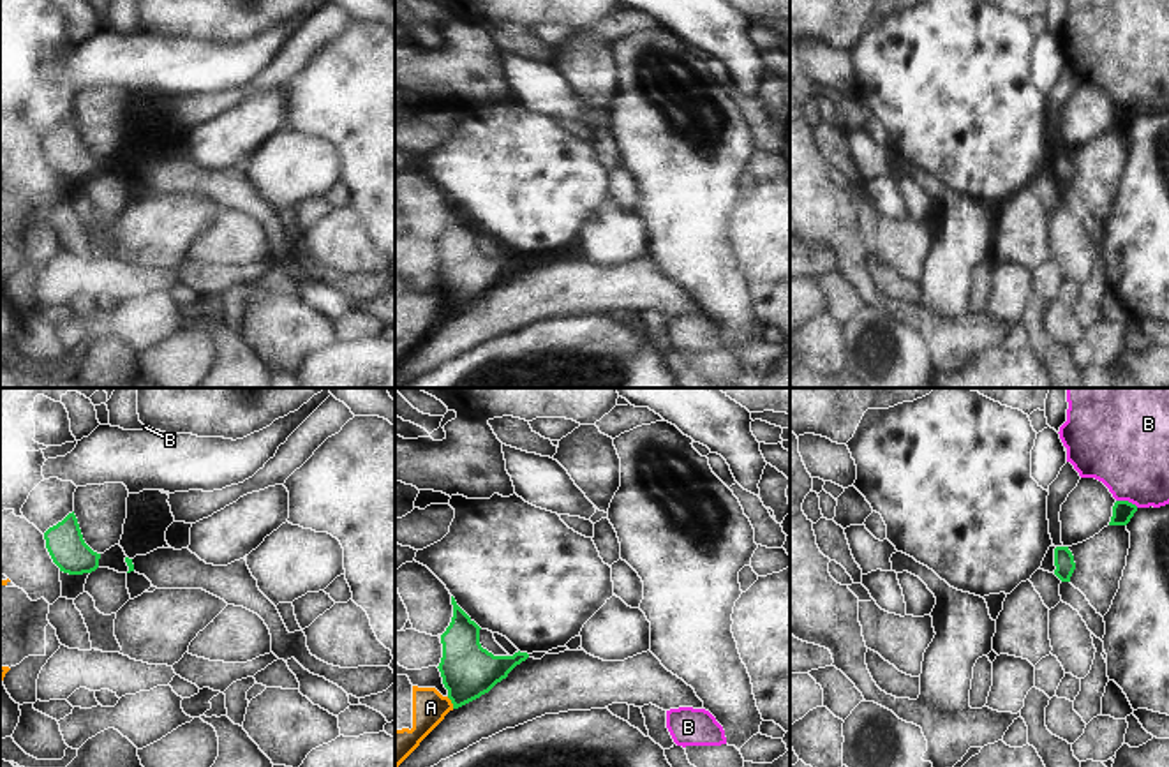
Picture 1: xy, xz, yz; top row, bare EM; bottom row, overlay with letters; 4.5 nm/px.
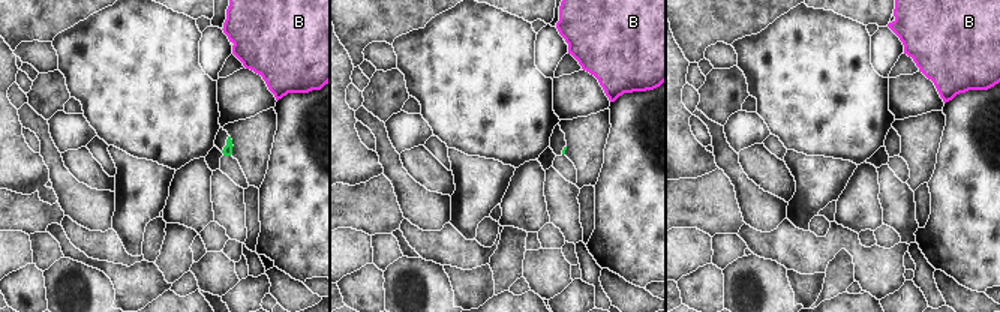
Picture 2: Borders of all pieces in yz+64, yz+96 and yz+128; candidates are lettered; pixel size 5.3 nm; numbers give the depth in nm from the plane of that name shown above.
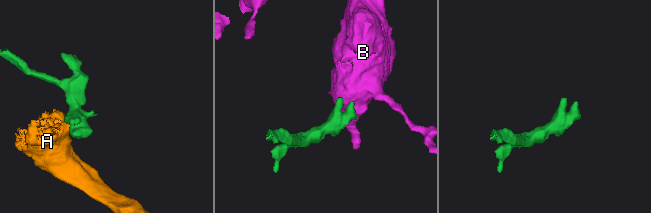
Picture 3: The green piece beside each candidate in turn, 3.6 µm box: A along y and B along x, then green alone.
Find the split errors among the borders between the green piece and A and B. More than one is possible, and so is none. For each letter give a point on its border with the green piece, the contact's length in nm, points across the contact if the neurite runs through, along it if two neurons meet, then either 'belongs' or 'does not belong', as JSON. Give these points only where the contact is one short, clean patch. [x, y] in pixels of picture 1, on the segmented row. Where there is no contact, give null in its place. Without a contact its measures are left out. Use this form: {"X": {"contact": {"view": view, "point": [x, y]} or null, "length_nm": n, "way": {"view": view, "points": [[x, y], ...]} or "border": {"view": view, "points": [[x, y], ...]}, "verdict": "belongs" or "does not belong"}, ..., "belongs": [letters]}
{"A": {"contact": {"view": "xz", "point": [452, 702]}, "length_nm": 70, "border": {"view": "xz", "points": [[446, 697], [454, 707]]}, "verdict": "does not belong"}, "B": {"contact": {"view": "yz", "point": [1127, 501]}, "length_nm": 110, "border": {"view": "yz", "points": [[1116, 499], [1127, 499], [1138, 506]]}, "verdict": "does not belong"}, "belongs": []}

